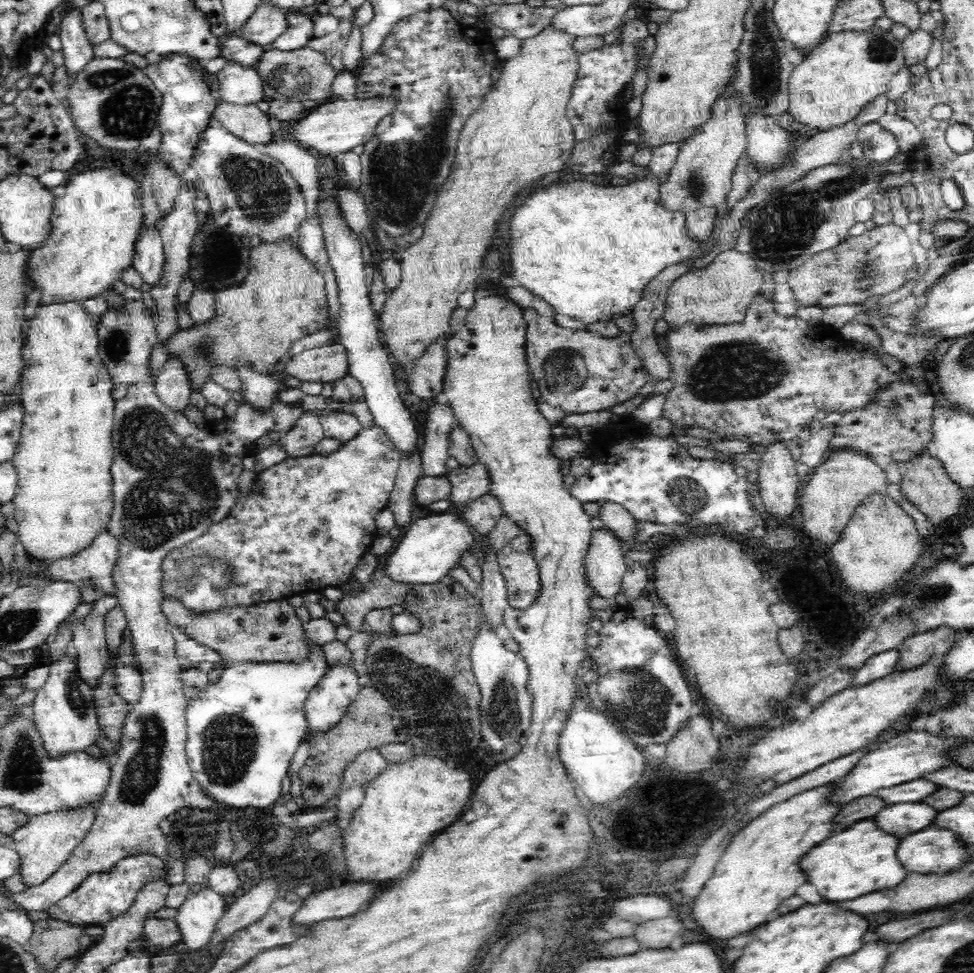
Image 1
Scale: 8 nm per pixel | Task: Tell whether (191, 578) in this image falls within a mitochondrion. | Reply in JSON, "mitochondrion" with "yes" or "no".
{"mitochondrion":"yes"}

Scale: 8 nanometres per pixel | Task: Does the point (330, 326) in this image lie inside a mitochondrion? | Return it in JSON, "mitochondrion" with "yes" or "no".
{"mitochondrion":"no"}

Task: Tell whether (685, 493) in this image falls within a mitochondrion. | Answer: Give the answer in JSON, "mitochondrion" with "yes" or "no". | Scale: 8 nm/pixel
{"mitochondrion":"yes"}

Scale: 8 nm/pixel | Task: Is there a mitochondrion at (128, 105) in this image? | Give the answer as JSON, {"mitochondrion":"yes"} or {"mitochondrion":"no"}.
{"mitochondrion":"yes"}

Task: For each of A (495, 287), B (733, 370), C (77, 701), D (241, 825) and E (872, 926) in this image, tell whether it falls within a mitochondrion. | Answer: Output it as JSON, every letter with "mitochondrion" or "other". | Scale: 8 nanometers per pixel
{"A":"other","B":"mitochondrion","C":"mitochondrion","D":"other","E":"other"}

